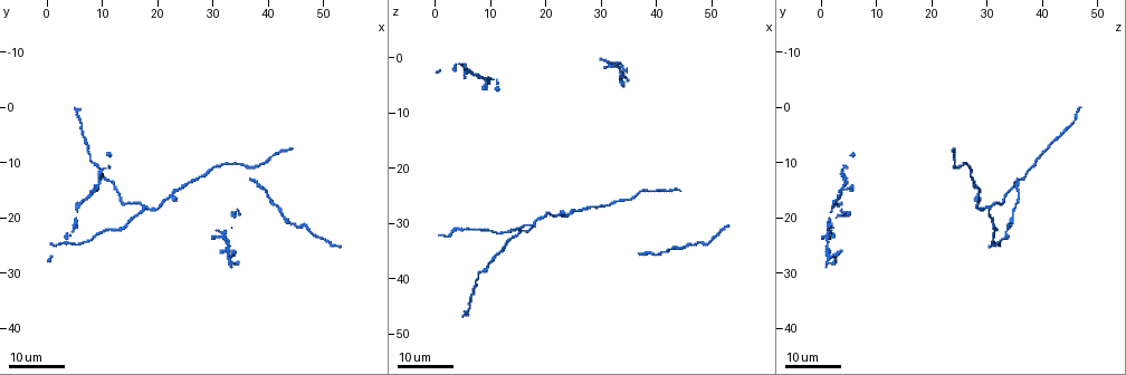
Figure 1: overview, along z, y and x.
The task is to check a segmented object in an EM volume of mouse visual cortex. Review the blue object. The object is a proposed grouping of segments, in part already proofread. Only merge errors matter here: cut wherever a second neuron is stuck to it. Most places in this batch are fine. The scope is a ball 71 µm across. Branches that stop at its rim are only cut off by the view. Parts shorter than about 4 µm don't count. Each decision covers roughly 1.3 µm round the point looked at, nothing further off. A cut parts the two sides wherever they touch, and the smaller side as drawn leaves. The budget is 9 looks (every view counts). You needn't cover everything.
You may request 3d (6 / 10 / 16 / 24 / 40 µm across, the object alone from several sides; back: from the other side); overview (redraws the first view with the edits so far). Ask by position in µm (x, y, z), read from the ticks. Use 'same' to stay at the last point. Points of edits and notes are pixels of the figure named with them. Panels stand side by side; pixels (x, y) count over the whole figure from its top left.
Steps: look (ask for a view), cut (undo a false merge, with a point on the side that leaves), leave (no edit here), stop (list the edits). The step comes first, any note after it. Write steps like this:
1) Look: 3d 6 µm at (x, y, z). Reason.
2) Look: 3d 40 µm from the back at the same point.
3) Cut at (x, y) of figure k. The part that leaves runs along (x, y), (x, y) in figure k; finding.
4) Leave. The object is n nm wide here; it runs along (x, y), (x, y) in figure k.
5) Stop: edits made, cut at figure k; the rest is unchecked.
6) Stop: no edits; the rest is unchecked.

Look: 3d 16 µm at (46.5, 21.5, 33.5). Sudden change in width.

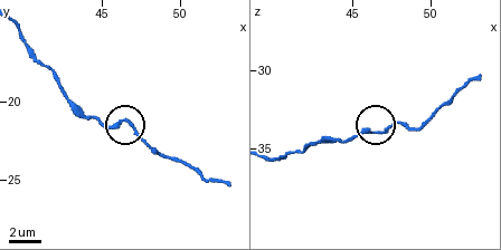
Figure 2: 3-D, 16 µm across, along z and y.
Look: 3d 6 µm at (46.6, 21.2, 33.8).

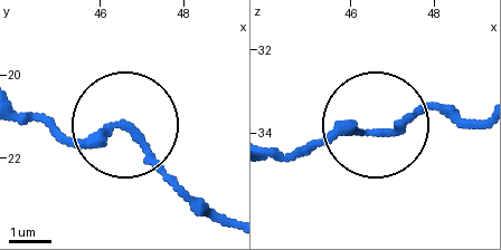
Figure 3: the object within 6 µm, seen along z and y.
Leave. All the same neuron.

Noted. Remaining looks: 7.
Look: 3d 16 µm at (39.0, 14.0, 35.5). Sudden change in width.

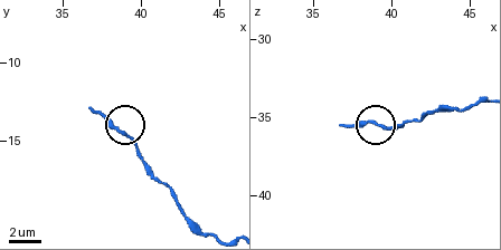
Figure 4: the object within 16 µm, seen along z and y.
Look: 3d 10 µm at (39.0, 14.4, 35.4).

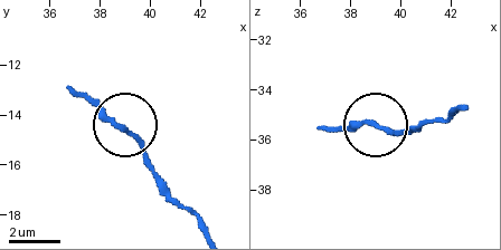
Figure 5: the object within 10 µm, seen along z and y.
Leave. The object is 190 nm wide here; one neuron here.

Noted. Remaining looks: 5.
Look: 3d 16 µm at (28.5, 12.0, 27.0). Narrows sharply.

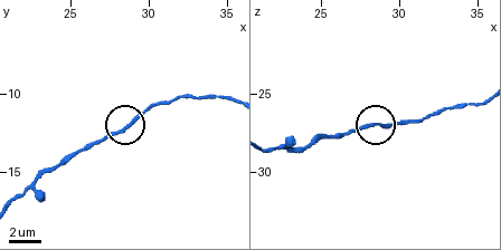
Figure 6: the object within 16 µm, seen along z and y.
Look: 3d 6 µm at (28.6, 12.0, 27.0).

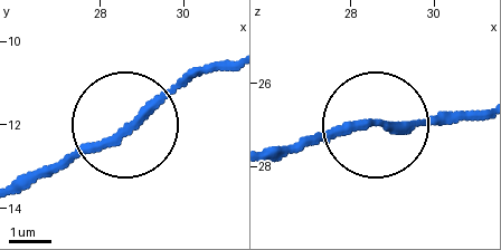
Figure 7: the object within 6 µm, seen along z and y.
Leave. It runs along (276, 153), (372, 125), (455, 117) in figure 7; continuous, no second neuron.

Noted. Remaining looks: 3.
Look: 3d 16 µm at (22.5, 15.5, 28.5). Three arms meet.

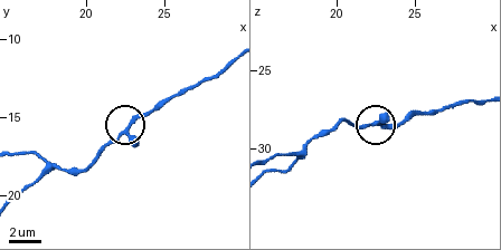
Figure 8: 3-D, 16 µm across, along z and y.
Look: 3d 10 µm at (22.6, 16.0, 28.4). Closer look.

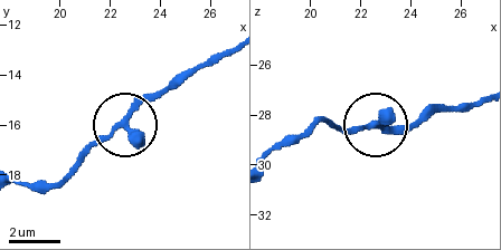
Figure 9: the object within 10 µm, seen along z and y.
Leave. It runs along (328, 122), (344, 128), (419, 124) in figure 9; continuous, no second neuron.

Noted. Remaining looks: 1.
Stop: no edits; the rest is unchecked.

